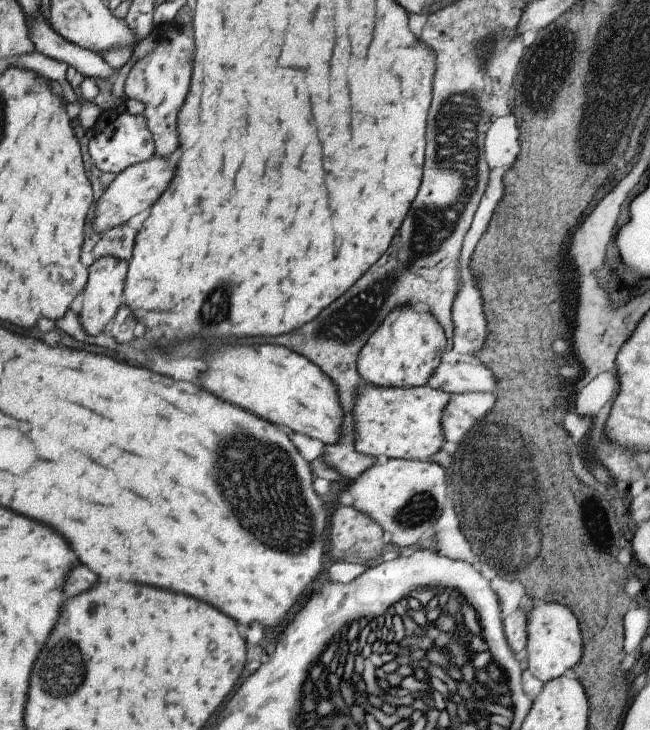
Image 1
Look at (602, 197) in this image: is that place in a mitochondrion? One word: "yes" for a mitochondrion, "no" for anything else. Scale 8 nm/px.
no

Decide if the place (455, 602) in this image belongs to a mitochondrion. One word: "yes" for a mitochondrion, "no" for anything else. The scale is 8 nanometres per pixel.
yes

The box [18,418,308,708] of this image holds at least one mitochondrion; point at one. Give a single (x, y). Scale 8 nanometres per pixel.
(55, 673)

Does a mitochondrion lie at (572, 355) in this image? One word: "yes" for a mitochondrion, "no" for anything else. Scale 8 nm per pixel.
no

